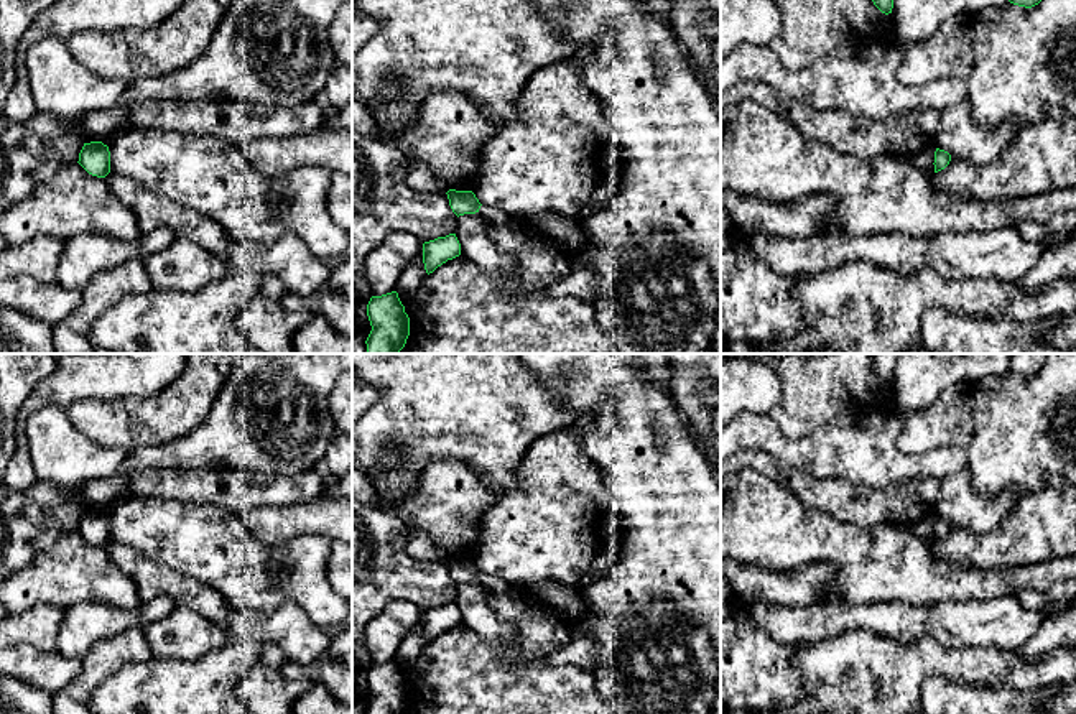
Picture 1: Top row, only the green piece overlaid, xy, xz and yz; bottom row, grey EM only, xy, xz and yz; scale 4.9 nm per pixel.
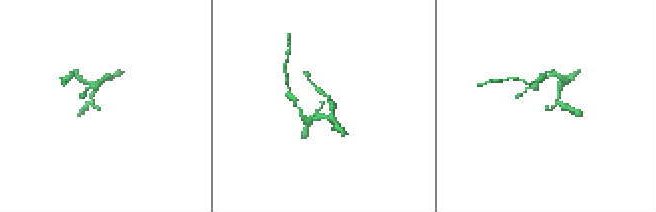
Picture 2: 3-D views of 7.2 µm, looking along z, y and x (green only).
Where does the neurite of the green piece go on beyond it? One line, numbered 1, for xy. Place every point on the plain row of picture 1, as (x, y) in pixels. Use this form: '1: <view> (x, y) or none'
1: none

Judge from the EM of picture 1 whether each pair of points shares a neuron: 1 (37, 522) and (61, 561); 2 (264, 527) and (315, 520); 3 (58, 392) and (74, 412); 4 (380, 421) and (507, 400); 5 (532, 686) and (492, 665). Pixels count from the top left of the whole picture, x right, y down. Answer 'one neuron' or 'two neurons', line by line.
1: two neurons
2: one neuron
3: two neurons
4: one neuron
5: one neuron

